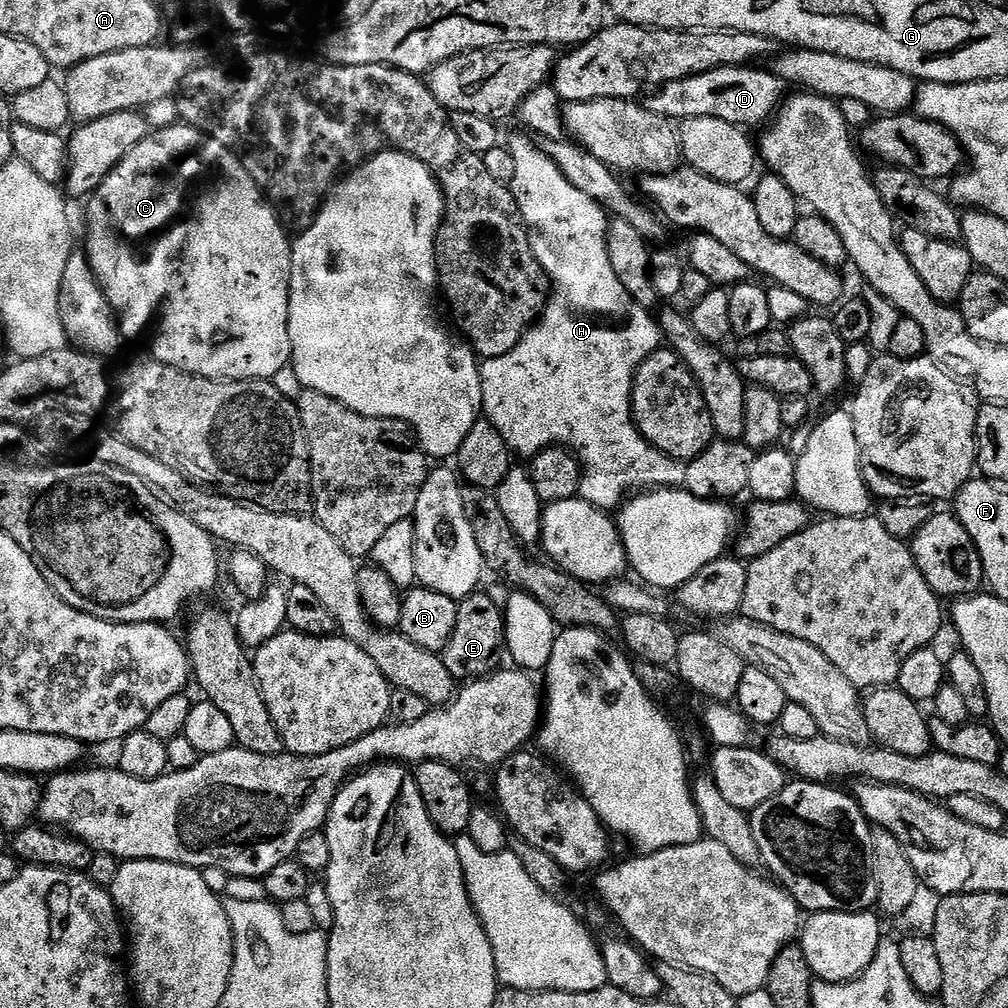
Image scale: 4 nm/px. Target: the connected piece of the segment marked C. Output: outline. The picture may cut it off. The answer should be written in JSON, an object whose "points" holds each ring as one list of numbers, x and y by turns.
{"points":[[177,122,170,128,153,131,145,140,138,142,130,154,110,170,106,182,87,201,88,207,88,261,94,270,96,280,102,286,113,312,118,314,120,335,125,341,136,340,152,324,152,319,160,312,160,329,152,340,150,355,166,366,174,366,183,372,189,372,211,380,272,380,283,367,290,364,292,343,290,342,290,274,292,273,292,240,284,233,285,225,275,208,268,203,260,187,250,178,244,168,241,157,233,154,223,144,218,143,189,128,183,122]]}

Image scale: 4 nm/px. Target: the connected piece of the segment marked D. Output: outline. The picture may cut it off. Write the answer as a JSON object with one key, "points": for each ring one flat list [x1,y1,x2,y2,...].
{"points":[[722,66,690,78,678,78,678,82,666,82,647,97,646,106,654,114,673,122,690,118,722,118,722,122,753,130,759,124,767,125,785,99,786,85,775,72,763,72,760,66]]}

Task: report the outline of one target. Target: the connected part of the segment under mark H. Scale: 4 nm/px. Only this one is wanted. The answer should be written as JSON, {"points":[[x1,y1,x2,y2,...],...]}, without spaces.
{"points":[[523,135,512,140,513,146,520,149,512,156,510,187,527,227,534,258,538,258,544,273,552,281,552,291,543,316,529,328,518,346,514,346,510,354,480,364,482,416,491,422,498,434,502,434,502,438,506,438,506,446,517,457,531,458,545,448,567,446,580,461,582,469,579,499,588,500,595,508,616,510,629,494,678,488,686,482,685,465,646,442,632,417,632,387,636,384,637,371,646,358,661,347,662,333,657,317,632,301,610,264,609,213,594,202,594,198,586,198,582,190,570,186,566,174,554,166,544,151,539,147,531,148,533,137]]}

